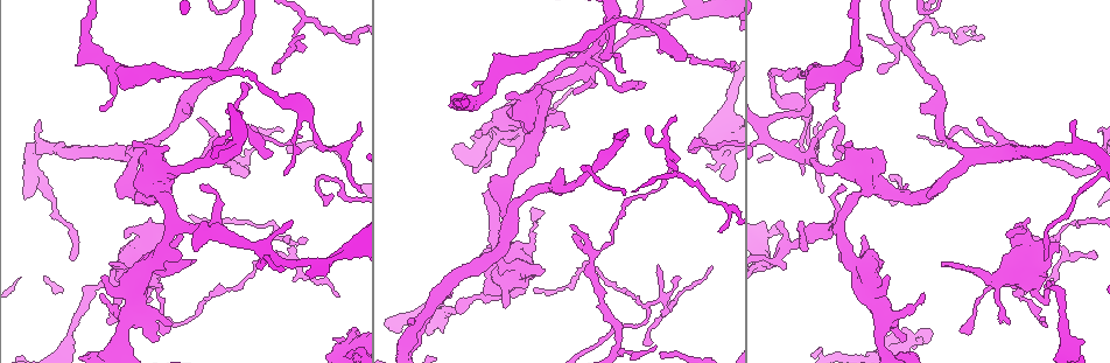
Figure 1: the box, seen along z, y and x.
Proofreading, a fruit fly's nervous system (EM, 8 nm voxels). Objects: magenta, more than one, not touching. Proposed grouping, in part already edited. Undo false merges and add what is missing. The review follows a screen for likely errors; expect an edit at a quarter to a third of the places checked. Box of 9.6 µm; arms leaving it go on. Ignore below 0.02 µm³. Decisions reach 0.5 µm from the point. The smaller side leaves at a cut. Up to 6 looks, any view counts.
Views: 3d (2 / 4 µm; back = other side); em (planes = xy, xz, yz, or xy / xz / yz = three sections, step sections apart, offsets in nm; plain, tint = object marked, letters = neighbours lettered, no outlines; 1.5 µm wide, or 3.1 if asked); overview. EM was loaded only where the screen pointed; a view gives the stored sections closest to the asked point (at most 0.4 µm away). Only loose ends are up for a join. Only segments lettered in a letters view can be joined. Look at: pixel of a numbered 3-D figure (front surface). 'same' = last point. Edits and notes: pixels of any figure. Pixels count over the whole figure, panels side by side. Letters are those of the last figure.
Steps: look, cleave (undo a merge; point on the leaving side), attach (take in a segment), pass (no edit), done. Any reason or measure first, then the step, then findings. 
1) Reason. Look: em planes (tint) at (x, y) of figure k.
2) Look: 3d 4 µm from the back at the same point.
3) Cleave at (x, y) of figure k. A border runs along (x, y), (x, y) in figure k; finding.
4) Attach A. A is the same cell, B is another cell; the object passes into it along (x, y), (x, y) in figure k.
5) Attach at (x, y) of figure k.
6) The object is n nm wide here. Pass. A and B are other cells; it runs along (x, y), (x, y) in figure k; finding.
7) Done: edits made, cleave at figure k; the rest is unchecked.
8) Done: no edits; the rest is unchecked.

Calibre changes. Look: 3d 2 µm at (570, 186) of figure 1.

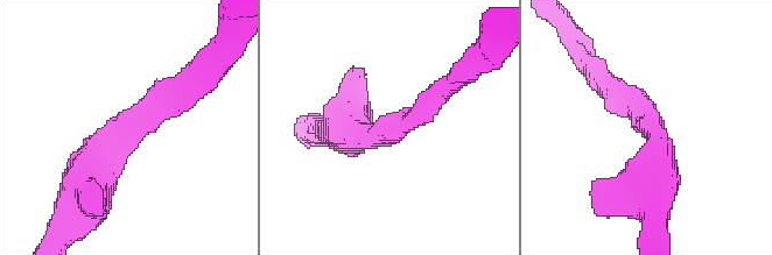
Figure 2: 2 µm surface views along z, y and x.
The arms are 180, 260 nm wide. Look: em xz step 8 (tint) at (123, 130) of figure 2.

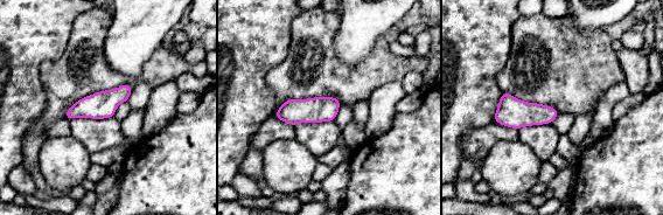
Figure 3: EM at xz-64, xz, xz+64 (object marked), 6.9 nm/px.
Look: em planes (letters) at the same point.

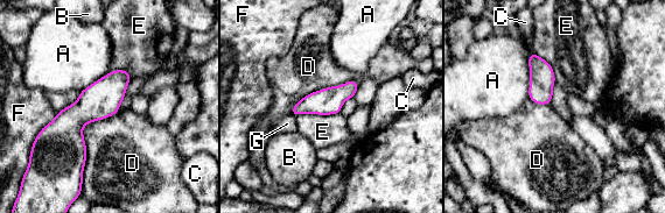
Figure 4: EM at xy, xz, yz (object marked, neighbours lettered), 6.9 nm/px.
The object is 180 nm wide here. Pass. A, B, C, D, E, F and G are other cells; a border runs along (340, 112), (295, 116) in figure 4; all the same neuron.

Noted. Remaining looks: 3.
Thin end. Look: em xz step 4 (letters) at (301, 35) of figure 1.

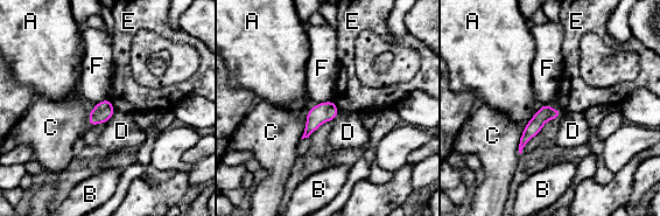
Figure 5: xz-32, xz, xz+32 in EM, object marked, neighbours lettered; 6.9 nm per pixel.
The object is 110 nm wide here. Pass. A, B, C, D, E and F are other cells; it runs along (557, 112), (547, 113), (522, 143) in figure 5; no lettered segment goes on from it.

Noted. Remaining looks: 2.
Done: no edits; the rest is unchecked.

